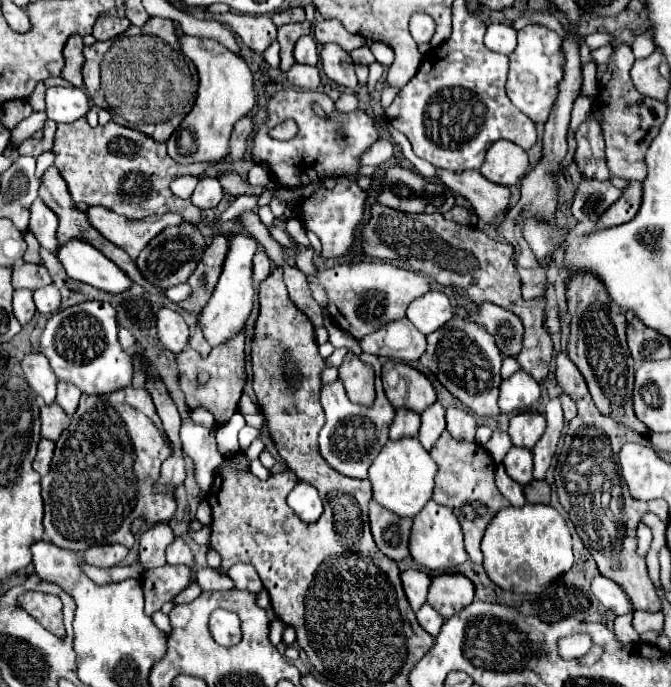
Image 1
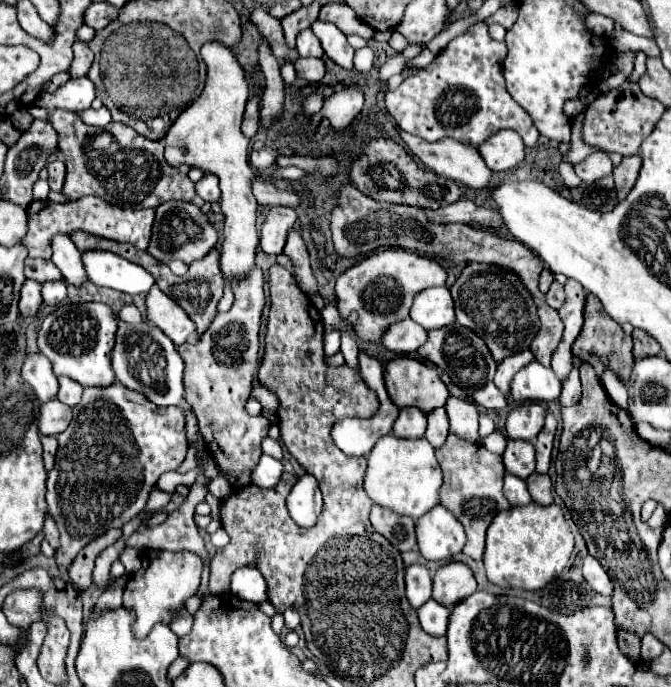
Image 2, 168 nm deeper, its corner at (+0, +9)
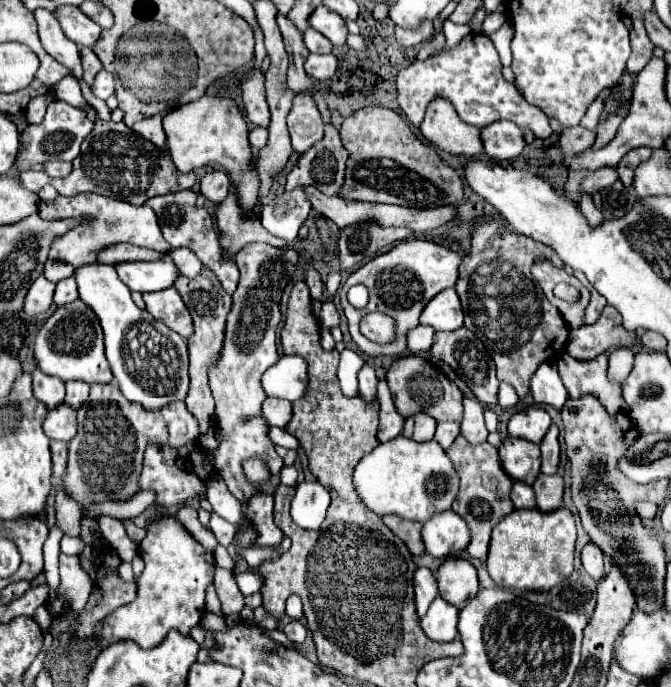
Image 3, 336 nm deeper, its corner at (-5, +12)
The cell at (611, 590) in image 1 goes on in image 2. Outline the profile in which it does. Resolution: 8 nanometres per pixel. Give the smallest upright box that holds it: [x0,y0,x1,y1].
[583,555,613,597]

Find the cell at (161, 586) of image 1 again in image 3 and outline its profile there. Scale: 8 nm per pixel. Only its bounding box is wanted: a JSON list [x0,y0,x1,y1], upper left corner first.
[102,516,214,648]

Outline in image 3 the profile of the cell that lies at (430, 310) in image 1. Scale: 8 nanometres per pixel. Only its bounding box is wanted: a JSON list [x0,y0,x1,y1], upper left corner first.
[420,288,464,330]

